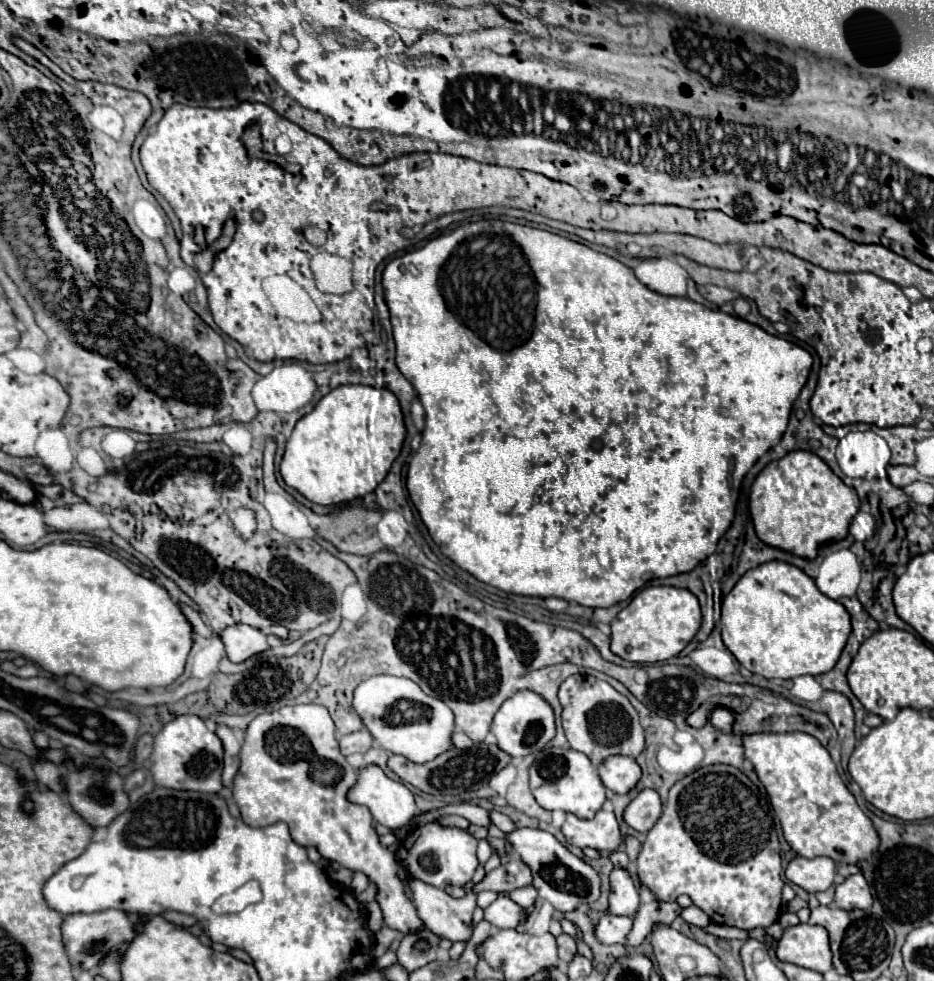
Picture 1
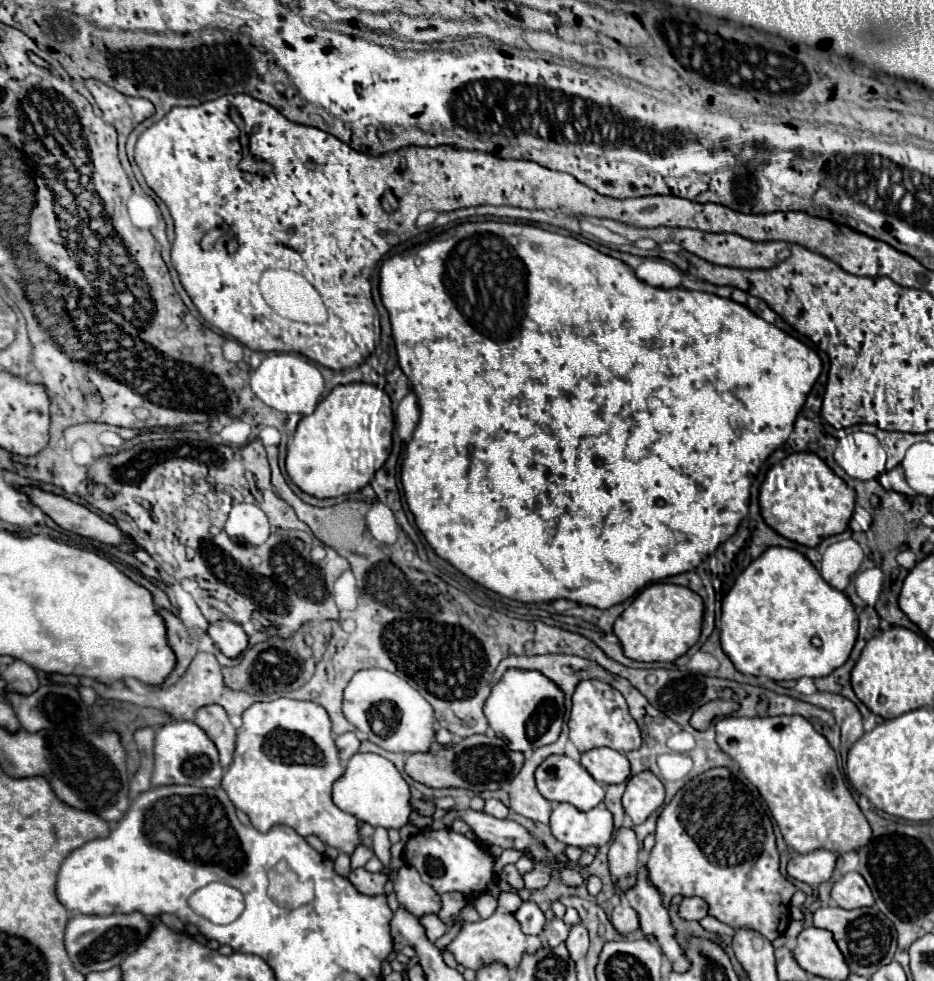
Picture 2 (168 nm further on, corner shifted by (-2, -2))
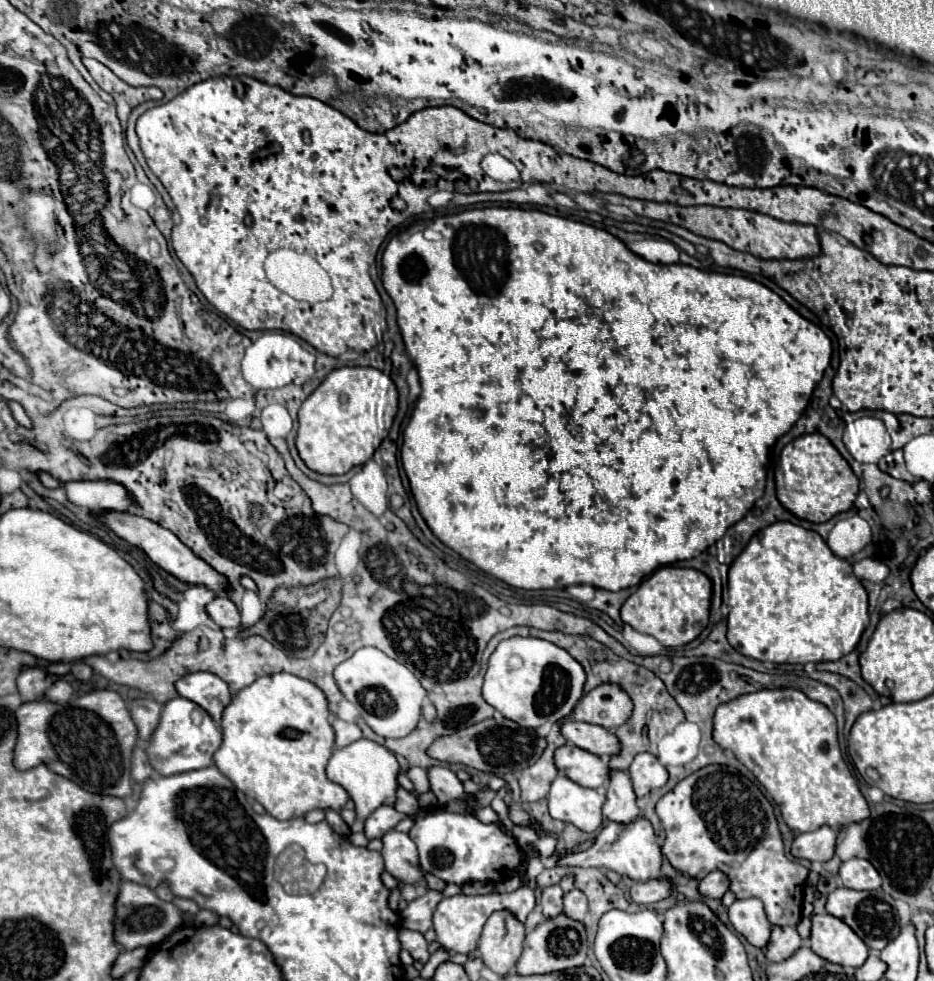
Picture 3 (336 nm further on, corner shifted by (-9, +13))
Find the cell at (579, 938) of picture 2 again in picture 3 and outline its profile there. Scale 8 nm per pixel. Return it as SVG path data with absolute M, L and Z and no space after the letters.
M573 889L569 893L565 893L565 915L573 921L583 921L585 915L589 913L589 905L587 905L587 897L579 891Z

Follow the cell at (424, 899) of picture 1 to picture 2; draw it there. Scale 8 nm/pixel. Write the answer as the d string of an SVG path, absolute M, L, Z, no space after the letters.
M404 864L398 868L394 878L394 894L408 912L414 916L424 916L430 912L438 912L440 908L440 896L418 876L414 868Z

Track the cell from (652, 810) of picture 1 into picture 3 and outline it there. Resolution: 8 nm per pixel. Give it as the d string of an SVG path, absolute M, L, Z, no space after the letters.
M639 753L631 767L629 767L629 777L633 783L633 791L637 797L649 795L653 789L659 789L667 783L669 773L667 769L659 763L659 759L651 753Z

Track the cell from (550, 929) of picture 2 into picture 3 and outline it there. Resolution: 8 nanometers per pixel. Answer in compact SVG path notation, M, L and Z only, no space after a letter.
M559 885L543 887L541 905L543 905L543 915L547 919L553 919L553 917L561 915L563 913L563 891L561 891L561 887Z

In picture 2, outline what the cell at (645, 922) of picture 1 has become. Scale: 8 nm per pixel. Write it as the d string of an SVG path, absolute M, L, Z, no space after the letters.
M698 896L694 898L684 898L680 904L680 916L684 920L702 920L704 916L708 916L708 908L706 902Z

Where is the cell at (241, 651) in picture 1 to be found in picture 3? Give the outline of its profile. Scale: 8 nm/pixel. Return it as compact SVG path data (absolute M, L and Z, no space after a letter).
M217 597L207 605L207 613L209 617L219 625L219 627L241 627L241 619L239 619L239 611L235 607L235 603L227 597Z

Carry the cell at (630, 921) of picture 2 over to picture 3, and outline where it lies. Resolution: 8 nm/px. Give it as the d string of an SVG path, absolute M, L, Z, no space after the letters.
M657 879L657 881L649 881L649 883L635 883L629 891L631 895L631 901L637 903L637 905L651 905L651 903L657 903L665 897L669 897L671 889L669 889L669 883L663 881L663 879Z

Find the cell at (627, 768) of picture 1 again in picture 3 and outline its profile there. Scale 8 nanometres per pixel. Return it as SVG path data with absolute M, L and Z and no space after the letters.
M567 721L563 727L561 727L561 733L563 737L593 753L593 755L617 755L621 751L621 741L617 739L617 735L613 735L611 731L607 731L605 727L599 727L599 725L591 725L591 723L579 723L579 721Z

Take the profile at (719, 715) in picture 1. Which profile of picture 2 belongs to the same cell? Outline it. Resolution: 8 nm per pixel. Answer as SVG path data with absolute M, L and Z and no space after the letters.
M728 716L716 722L716 742L742 770L742 774L758 788L760 796L768 804L778 828L784 836L784 842L796 852L812 852L816 848L826 848L836 854L858 850L872 838L872 830L856 800L852 798L848 786L836 764L836 754L830 748L828 740L814 730L814 726L804 716L754 716L754 718L736 718Z

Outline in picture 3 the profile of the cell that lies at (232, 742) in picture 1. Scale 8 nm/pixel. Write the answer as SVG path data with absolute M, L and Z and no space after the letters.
M197 671L185 675L181 681L177 681L175 687L181 697L201 705L213 717L215 723L221 723L221 713L231 701L229 685L223 679L213 673Z

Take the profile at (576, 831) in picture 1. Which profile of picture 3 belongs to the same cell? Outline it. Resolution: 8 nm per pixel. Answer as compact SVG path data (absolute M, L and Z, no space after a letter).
M557 777L553 783L551 783L551 791L549 791L549 813L553 819L559 819L559 821L565 821L565 823L571 823L575 827L579 827L581 831L597 831L601 825L603 825L603 805L605 805L607 797L605 793L597 791L597 789L585 789L577 783L573 783L571 779L567 777Z

